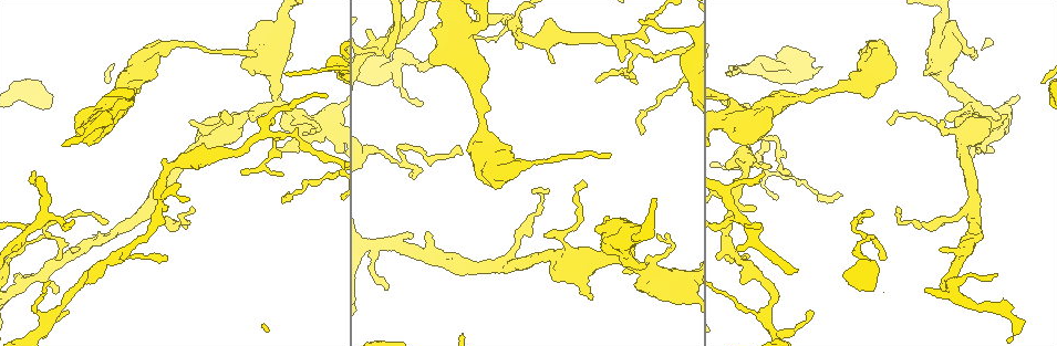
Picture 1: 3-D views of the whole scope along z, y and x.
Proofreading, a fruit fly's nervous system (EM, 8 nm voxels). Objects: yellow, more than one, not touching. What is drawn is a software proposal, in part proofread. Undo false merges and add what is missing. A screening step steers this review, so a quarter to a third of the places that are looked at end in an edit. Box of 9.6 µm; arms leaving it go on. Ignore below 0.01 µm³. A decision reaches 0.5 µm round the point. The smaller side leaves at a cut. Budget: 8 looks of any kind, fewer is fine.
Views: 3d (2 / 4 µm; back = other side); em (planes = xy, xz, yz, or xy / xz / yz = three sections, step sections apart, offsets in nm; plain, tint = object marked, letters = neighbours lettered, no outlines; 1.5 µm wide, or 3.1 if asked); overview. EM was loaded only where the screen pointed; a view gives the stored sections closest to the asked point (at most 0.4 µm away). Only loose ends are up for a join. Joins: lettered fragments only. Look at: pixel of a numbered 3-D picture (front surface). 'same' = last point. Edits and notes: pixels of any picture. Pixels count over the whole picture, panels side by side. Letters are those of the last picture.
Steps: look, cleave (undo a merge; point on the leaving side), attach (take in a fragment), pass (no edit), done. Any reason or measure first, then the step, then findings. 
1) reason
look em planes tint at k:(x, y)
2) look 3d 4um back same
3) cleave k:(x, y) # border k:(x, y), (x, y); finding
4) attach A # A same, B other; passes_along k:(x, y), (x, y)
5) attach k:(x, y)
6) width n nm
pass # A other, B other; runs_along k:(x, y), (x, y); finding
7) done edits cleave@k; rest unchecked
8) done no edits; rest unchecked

look em planes plain at 1:(515, 25)

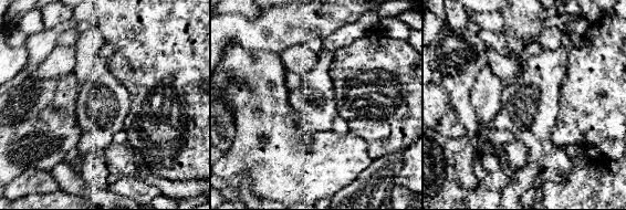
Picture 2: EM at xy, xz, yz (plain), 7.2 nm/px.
see the neighbours
look em planes letters same

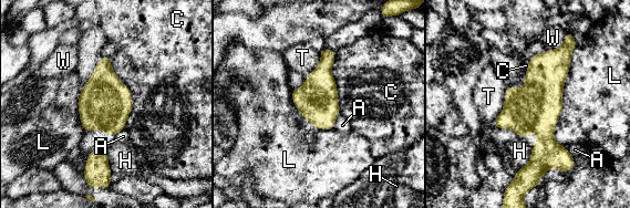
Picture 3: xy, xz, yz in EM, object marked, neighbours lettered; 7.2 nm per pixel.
width 360 nm; longest_contact L 750 nm
pass # A other, C other, H other, L other, T other, W other; all the same cell

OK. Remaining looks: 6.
an open end
look em yz step 4 tint at 1:(286, 75)

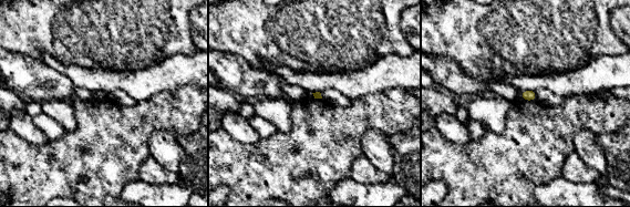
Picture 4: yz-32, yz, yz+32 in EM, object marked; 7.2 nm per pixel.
look em planes letters same

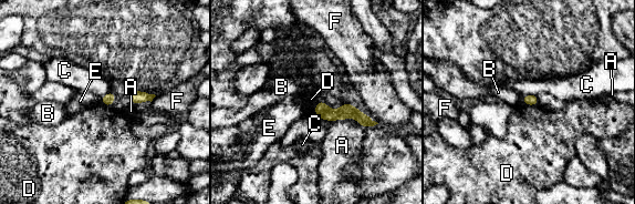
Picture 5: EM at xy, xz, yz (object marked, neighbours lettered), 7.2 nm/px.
pass # A other, B other, C other, D other, E other, F other; runs_along 5:(319, 104), (371, 123); no lettered fragment goes on from it

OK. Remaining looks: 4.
look em planes letters at 1:(457, 147)

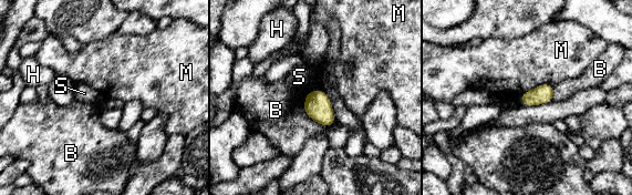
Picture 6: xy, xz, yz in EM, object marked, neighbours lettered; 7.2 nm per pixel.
longest_contact B 260 nm
pass # B other, H other, M other, S other; border 6:(552, 84), (539, 84), (520, 95); none of them fits

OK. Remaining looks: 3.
done no edits; rest unchecked

